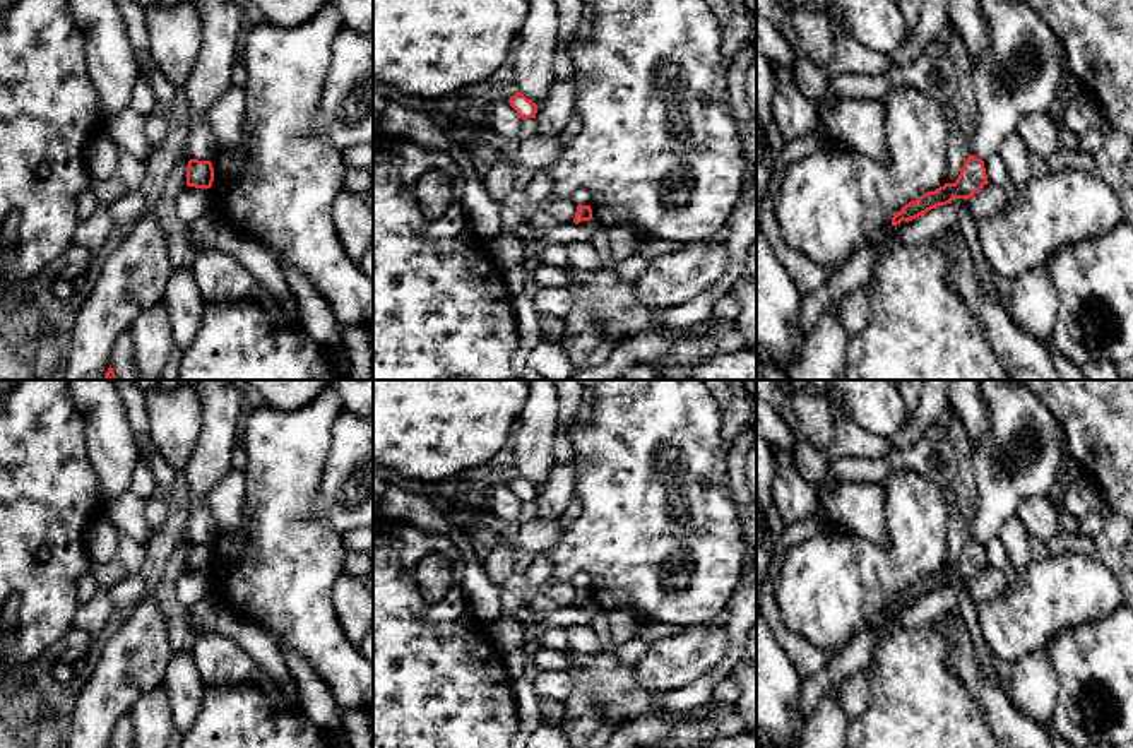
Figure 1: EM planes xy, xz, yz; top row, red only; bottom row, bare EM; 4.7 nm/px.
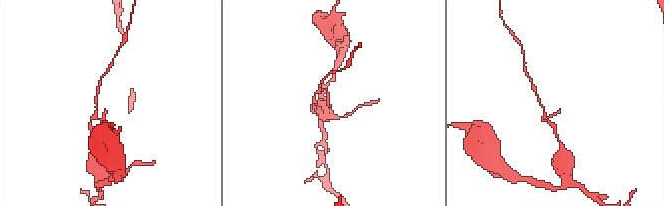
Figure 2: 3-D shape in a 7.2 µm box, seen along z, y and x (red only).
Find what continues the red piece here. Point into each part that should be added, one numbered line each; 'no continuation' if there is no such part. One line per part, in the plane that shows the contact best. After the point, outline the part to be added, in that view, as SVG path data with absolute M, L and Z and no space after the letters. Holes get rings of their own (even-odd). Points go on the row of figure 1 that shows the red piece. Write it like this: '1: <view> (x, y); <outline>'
no continuation

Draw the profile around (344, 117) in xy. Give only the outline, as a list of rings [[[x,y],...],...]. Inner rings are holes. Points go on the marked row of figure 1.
[[[344,27],[332,43],[332,62],[311,122],[311,132],[327,139],[337,151],[373,144],[373,31],[358,33]]]

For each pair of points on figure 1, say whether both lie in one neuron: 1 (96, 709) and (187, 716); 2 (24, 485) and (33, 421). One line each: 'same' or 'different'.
1: different
2: same

